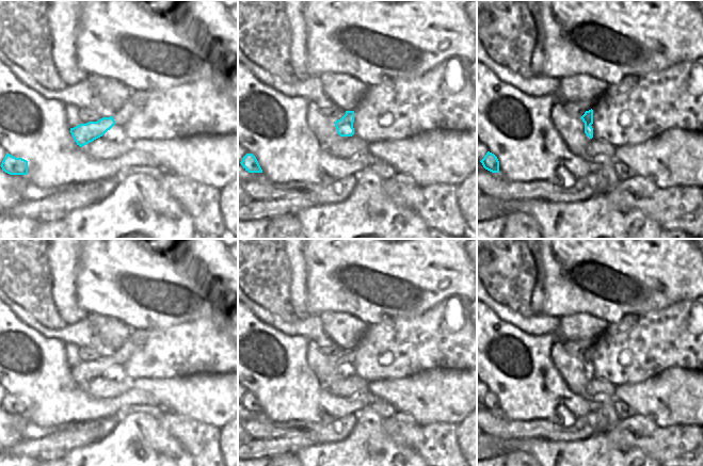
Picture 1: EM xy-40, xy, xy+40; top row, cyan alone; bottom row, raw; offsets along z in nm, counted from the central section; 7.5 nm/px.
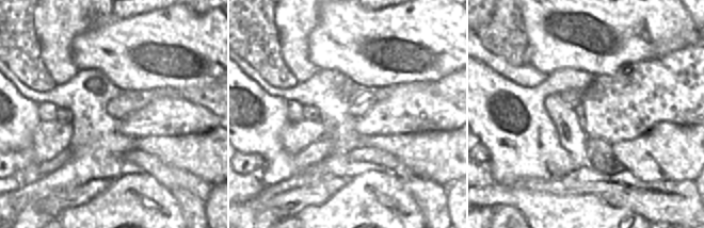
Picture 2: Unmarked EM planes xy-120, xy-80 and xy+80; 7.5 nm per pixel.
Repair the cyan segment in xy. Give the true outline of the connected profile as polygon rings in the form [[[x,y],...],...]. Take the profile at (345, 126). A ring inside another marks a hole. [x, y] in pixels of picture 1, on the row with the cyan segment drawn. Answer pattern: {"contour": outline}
{"contour": [[[346,111],[346,114],[335,122],[337,133],[340,136],[352,136],[354,134],[354,111]]]}

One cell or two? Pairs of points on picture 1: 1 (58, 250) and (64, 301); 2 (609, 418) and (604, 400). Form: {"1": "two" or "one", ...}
{"1": "one", "2": "one"}

